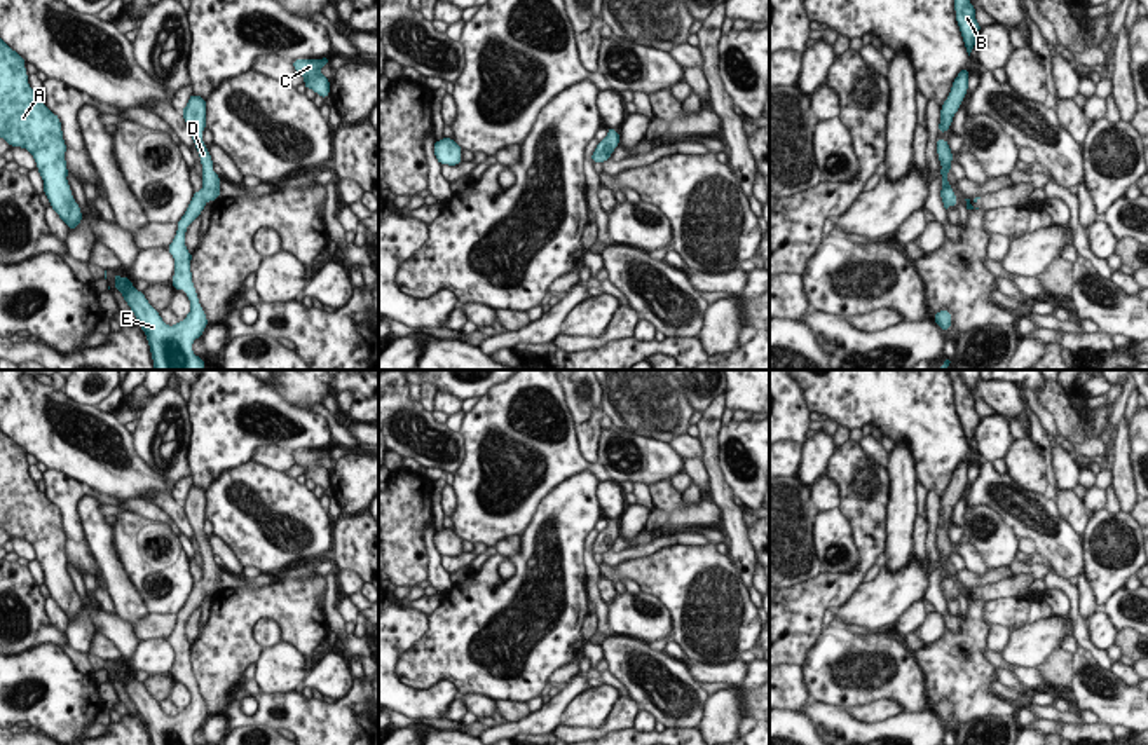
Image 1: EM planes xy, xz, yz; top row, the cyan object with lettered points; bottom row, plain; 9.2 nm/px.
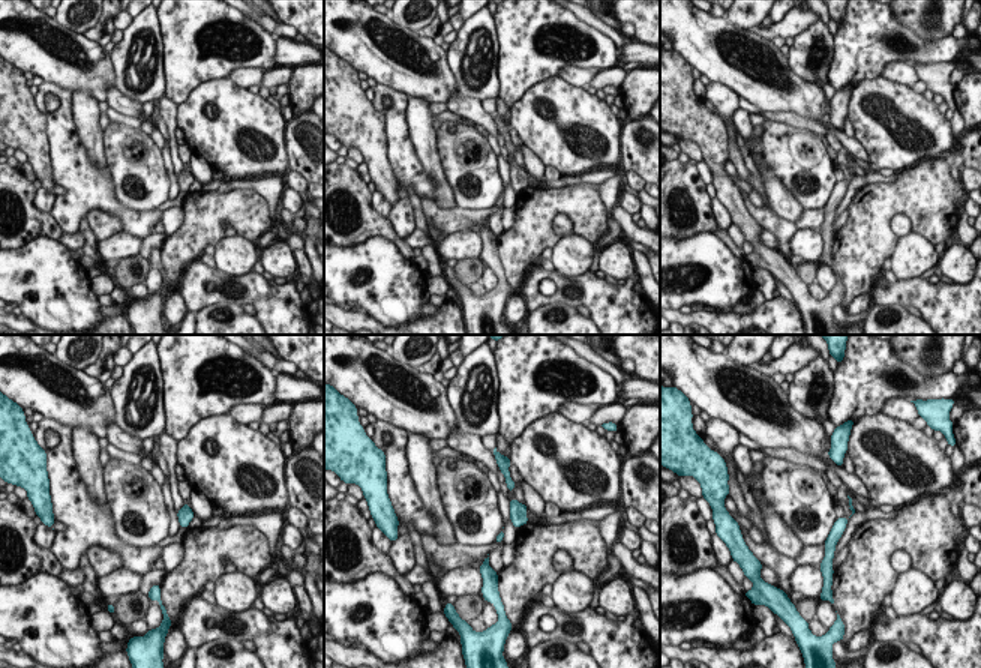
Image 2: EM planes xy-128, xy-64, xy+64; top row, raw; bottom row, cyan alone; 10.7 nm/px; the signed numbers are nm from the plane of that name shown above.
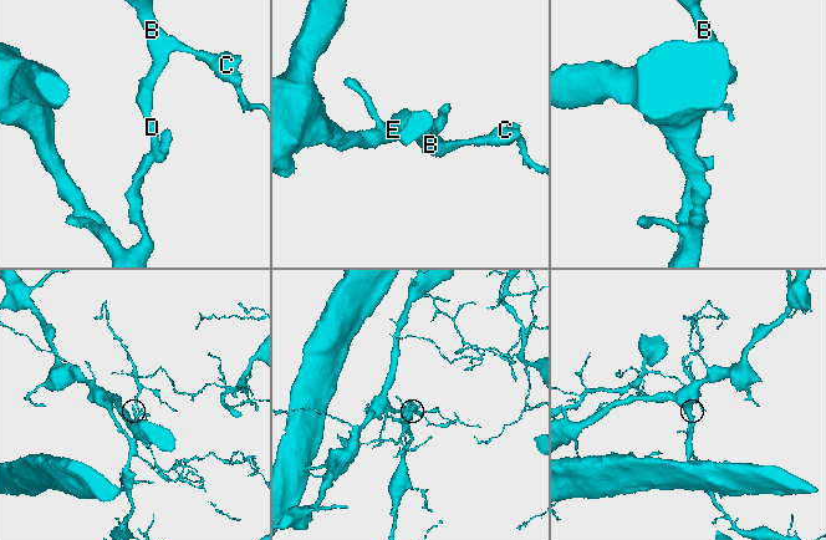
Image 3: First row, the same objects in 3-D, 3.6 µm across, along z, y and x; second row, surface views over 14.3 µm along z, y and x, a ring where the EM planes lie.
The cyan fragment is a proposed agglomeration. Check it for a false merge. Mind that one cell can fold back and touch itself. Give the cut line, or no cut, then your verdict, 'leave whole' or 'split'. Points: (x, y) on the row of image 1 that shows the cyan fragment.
no cut; leave whole

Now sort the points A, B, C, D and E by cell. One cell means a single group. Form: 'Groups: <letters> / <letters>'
Groups: A B C D E

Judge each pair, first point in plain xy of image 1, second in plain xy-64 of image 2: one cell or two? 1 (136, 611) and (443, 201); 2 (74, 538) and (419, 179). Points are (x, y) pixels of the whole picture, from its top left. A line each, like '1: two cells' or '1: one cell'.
1: one cell
2: one cell

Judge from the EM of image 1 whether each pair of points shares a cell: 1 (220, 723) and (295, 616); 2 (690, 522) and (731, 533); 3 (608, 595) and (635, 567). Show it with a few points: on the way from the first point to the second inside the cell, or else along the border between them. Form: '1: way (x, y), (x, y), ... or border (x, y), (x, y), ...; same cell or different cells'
1: border (222, 712), (208, 717); different cells
2: border (709, 496), (721, 512), (723, 529); different cells
3: border (601, 573), (614, 583); different cells

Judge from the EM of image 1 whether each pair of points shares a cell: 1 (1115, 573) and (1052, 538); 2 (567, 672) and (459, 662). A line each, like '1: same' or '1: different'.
1: different
2: different

